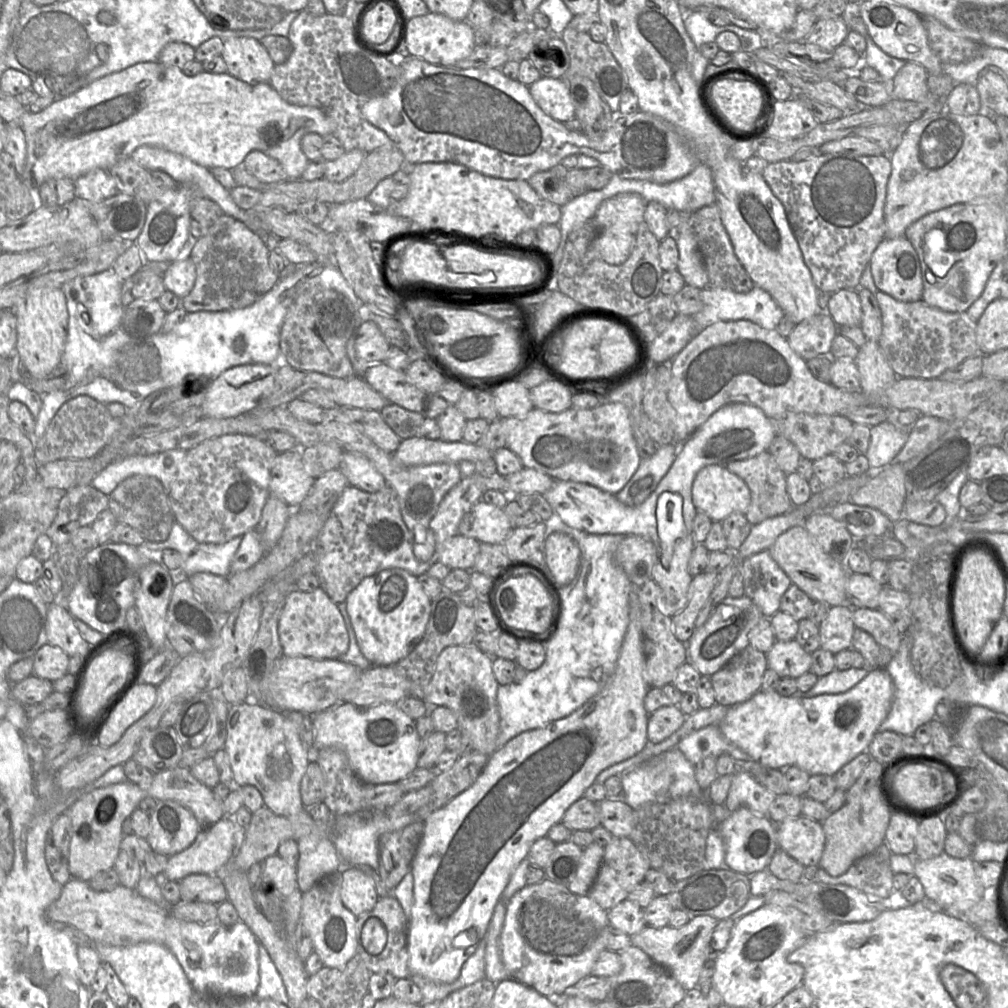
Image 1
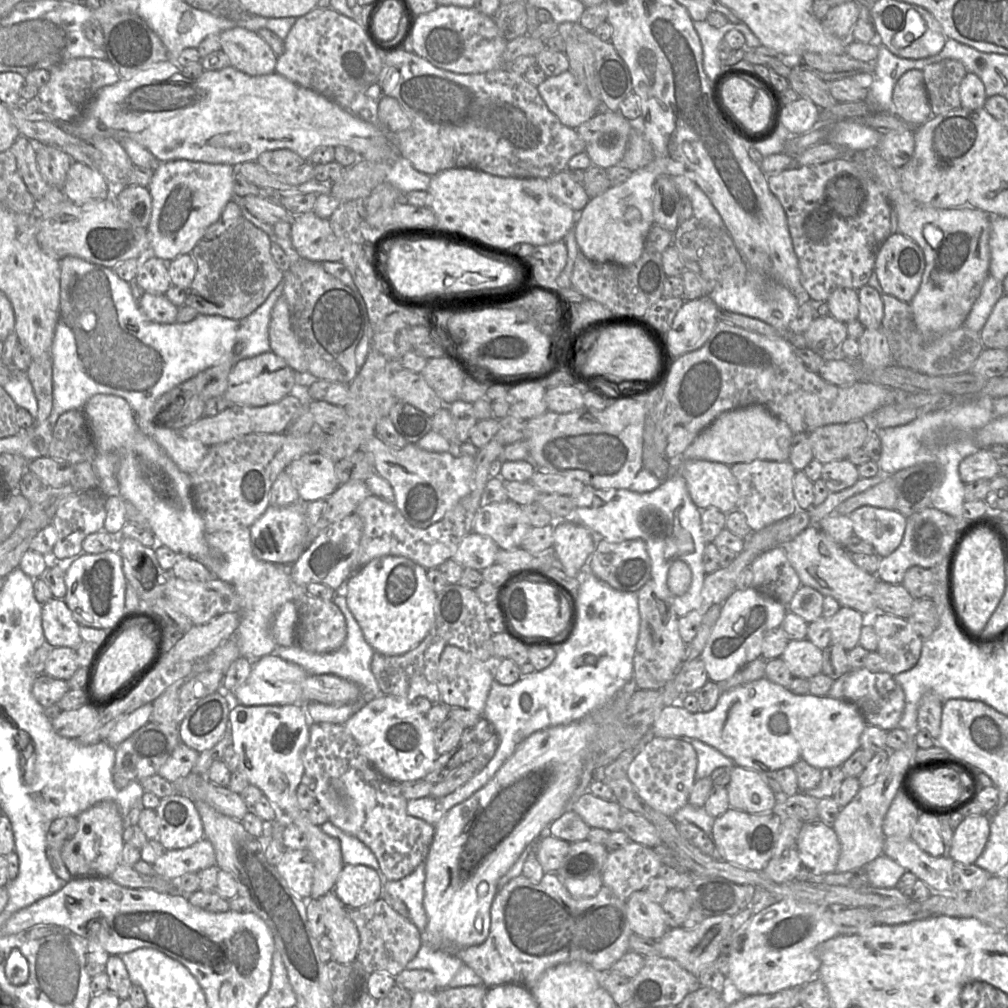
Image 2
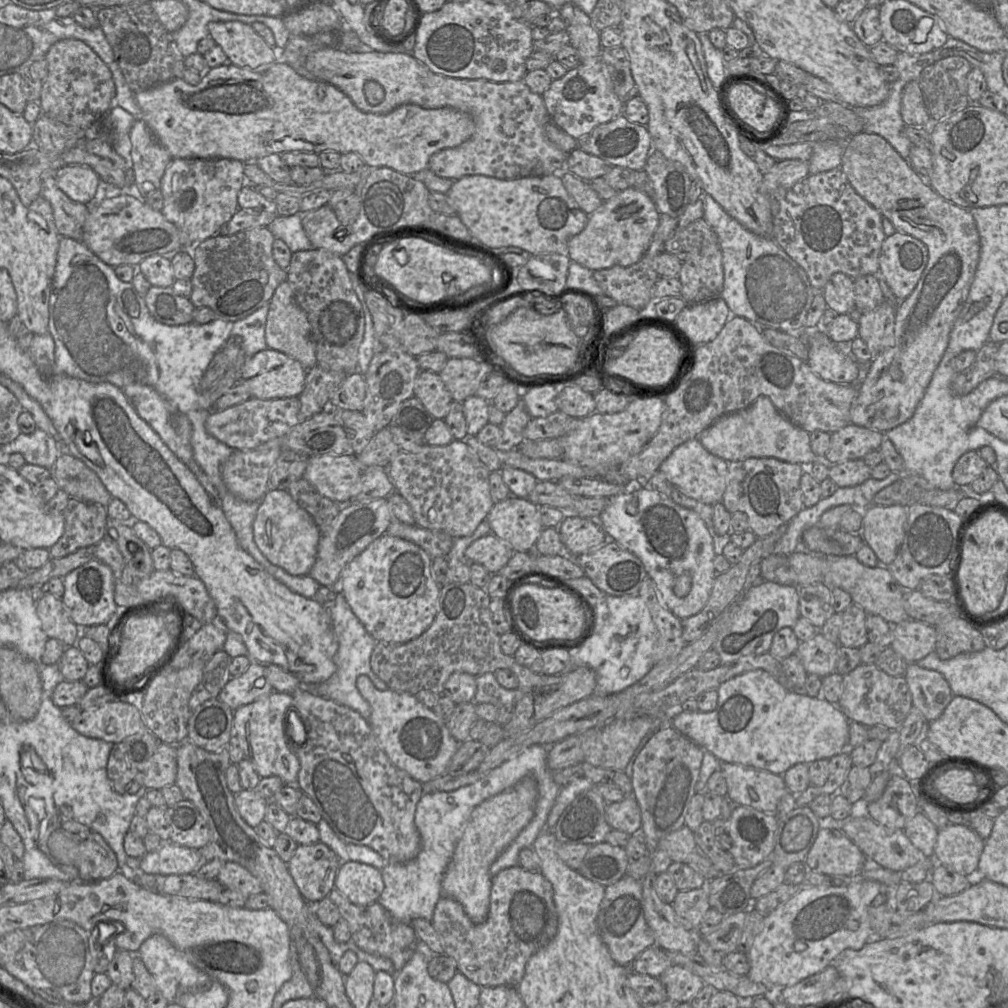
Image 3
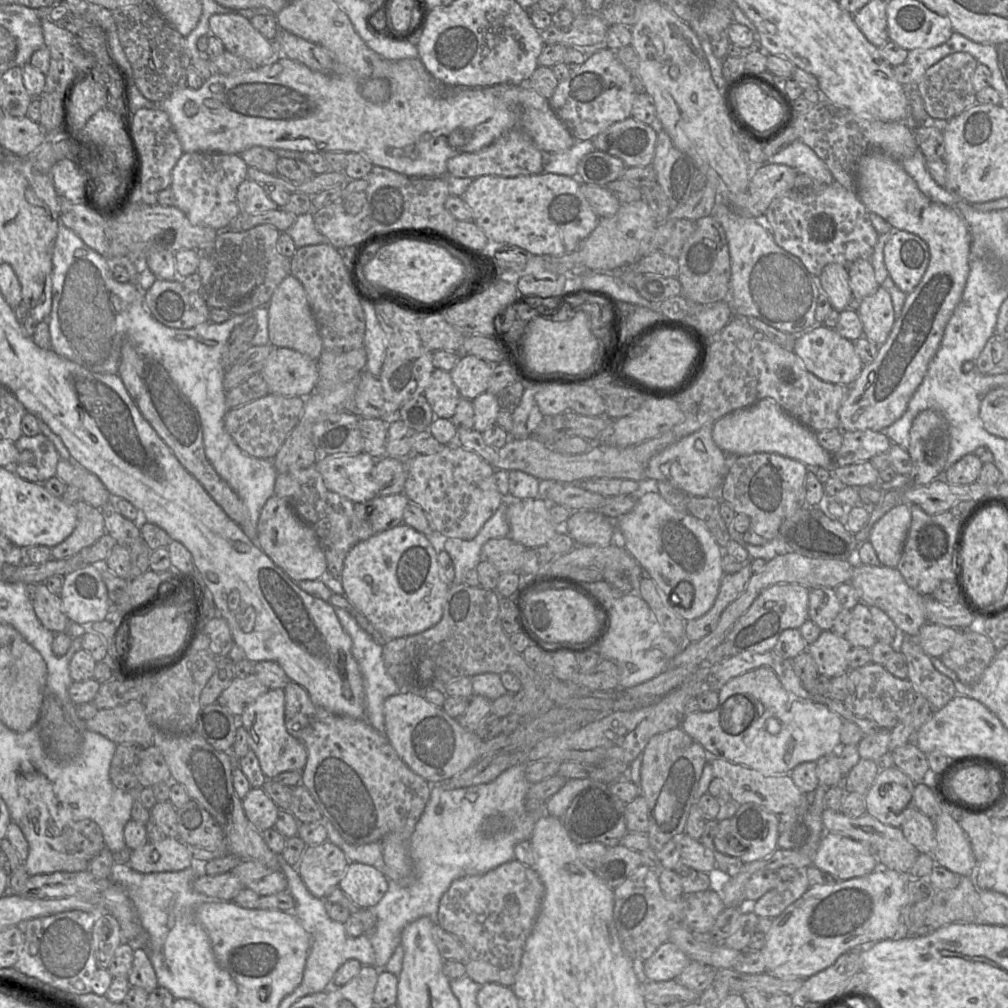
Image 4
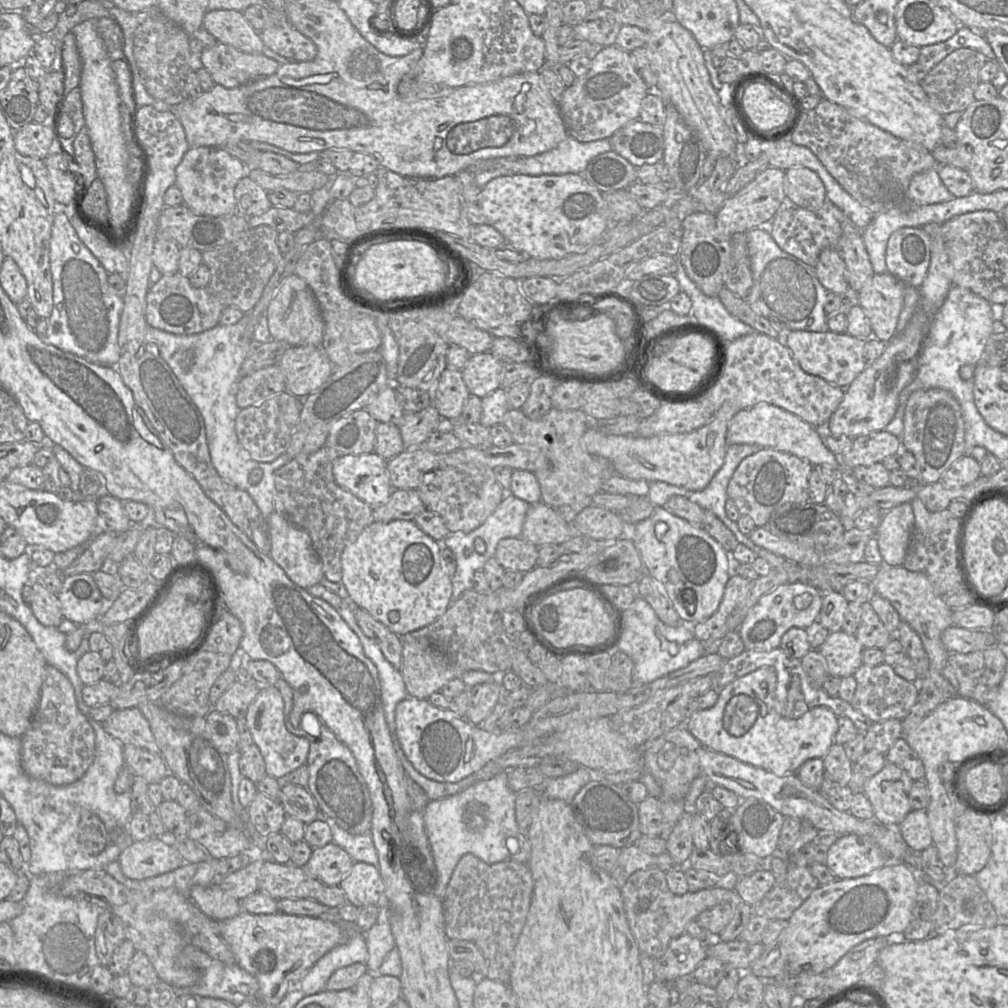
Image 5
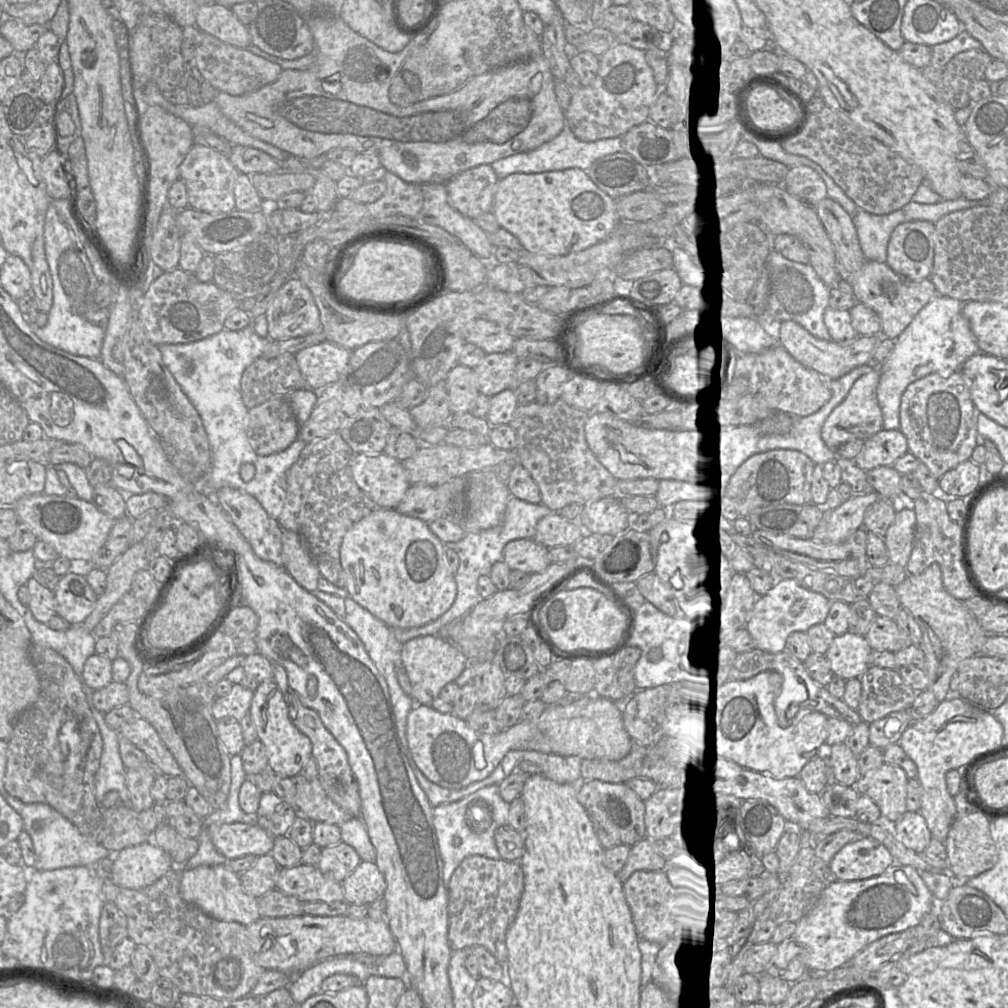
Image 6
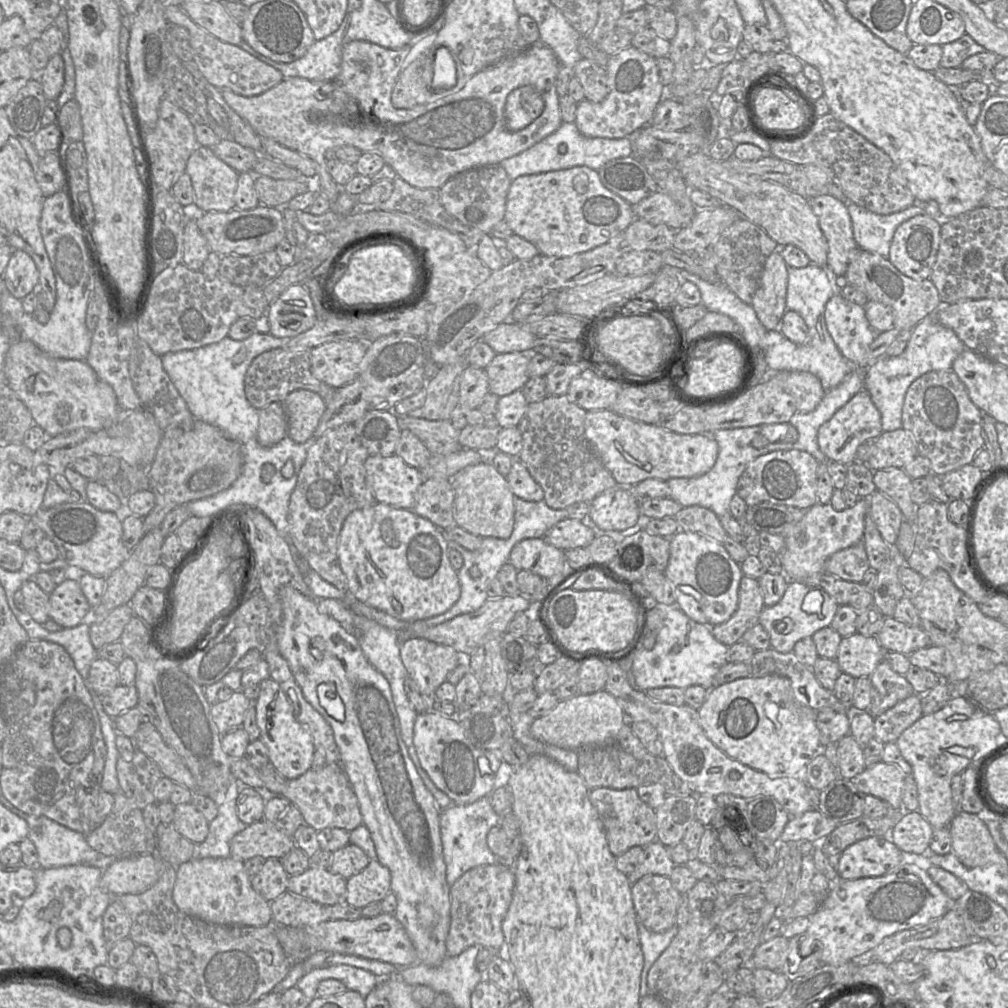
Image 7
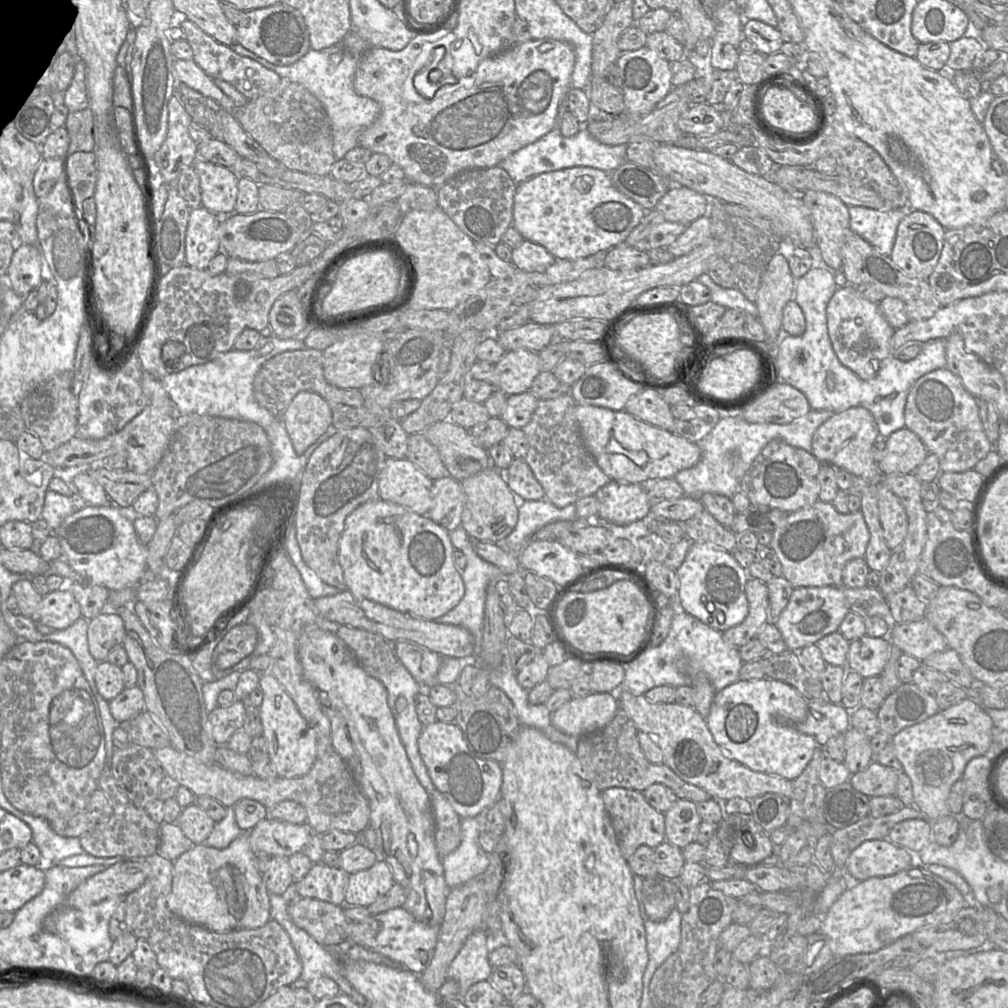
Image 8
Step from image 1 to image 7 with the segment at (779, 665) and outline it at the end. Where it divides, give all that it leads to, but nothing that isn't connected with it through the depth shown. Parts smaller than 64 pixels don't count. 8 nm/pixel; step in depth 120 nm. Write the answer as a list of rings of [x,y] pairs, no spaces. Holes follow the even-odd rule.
[[[858,632],[842,638],[835,658],[843,673],[855,679],[869,677],[883,660],[885,650],[875,636]]]

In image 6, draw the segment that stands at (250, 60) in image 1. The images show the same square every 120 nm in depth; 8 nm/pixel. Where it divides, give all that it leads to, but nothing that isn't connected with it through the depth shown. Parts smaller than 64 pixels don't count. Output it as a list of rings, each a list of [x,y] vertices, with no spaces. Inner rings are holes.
[[[218,3],[199,7],[196,10],[195,25],[203,33],[235,47],[246,49],[252,45],[248,27],[238,19],[231,8]]]

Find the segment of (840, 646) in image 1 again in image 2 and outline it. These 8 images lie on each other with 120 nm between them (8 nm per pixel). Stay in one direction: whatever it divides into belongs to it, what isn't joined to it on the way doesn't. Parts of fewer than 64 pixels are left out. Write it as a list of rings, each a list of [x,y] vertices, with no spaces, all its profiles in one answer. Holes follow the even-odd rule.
[[[841,607],[828,619],[831,630],[831,644],[850,650],[859,644],[860,632],[867,622],[868,616],[849,608]]]

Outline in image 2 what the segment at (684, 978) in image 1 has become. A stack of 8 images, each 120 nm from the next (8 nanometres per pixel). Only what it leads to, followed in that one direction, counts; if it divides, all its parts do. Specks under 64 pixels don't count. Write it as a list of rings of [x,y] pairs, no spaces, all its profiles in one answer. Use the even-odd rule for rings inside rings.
[[[719,915],[707,917],[694,929],[670,928],[660,939],[655,940],[659,955],[676,961],[695,976],[712,965],[721,954],[722,942],[732,931],[733,916]]]

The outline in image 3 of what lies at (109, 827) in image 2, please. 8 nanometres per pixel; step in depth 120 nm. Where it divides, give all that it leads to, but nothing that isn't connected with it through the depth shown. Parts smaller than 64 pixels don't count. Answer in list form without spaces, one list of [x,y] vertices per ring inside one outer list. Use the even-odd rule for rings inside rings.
[[[57,829],[48,838],[48,850],[61,864],[76,867],[82,882],[107,879],[119,871],[114,851],[94,831],[85,840],[76,841]]]

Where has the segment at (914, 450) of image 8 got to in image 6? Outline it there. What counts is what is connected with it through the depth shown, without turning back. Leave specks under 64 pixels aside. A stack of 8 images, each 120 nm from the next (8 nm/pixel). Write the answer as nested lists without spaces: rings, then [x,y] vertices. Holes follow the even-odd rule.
[[[882,429],[865,440],[854,462],[859,468],[868,471],[880,466],[892,466],[907,452],[908,442],[901,430]]]

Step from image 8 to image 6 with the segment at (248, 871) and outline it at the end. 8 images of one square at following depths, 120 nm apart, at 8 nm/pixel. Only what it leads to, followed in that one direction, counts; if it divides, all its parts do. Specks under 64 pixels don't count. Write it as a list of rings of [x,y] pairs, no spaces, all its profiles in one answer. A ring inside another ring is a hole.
[[[227,862],[213,866],[198,866],[182,871],[179,893],[184,901],[198,907],[217,920],[237,922],[247,926],[261,918],[258,899],[244,891],[239,874],[234,872]]]

